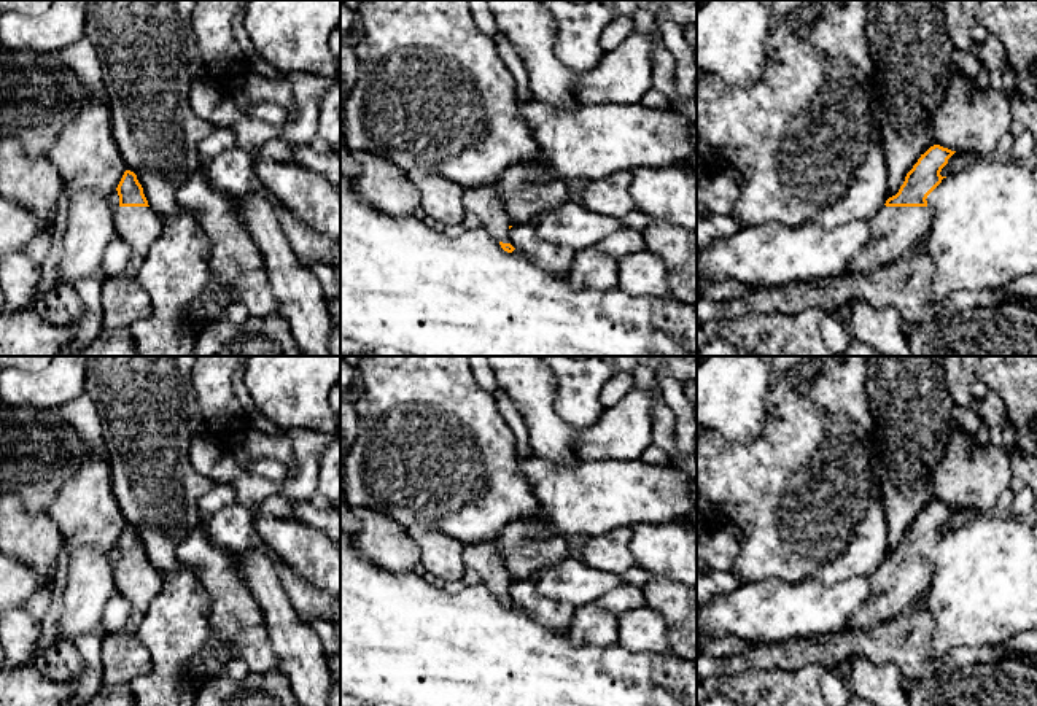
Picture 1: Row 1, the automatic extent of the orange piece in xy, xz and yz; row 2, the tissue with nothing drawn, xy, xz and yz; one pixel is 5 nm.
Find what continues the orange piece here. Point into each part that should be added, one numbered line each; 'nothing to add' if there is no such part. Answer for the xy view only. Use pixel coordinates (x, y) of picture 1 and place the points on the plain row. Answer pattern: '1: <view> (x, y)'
1: xy (139, 582)

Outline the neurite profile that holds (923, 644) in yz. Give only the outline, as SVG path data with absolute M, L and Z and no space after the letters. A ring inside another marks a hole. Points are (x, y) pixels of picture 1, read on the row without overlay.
M926 607L867 630L845 630L755 646L728 660L716 660L697 649L697 674L705 679L713 676L736 677L748 671L797 671L808 665L837 669L843 660L862 655L876 665L892 663L903 679L919 682L937 673L932 649L934 623L934 617Z

